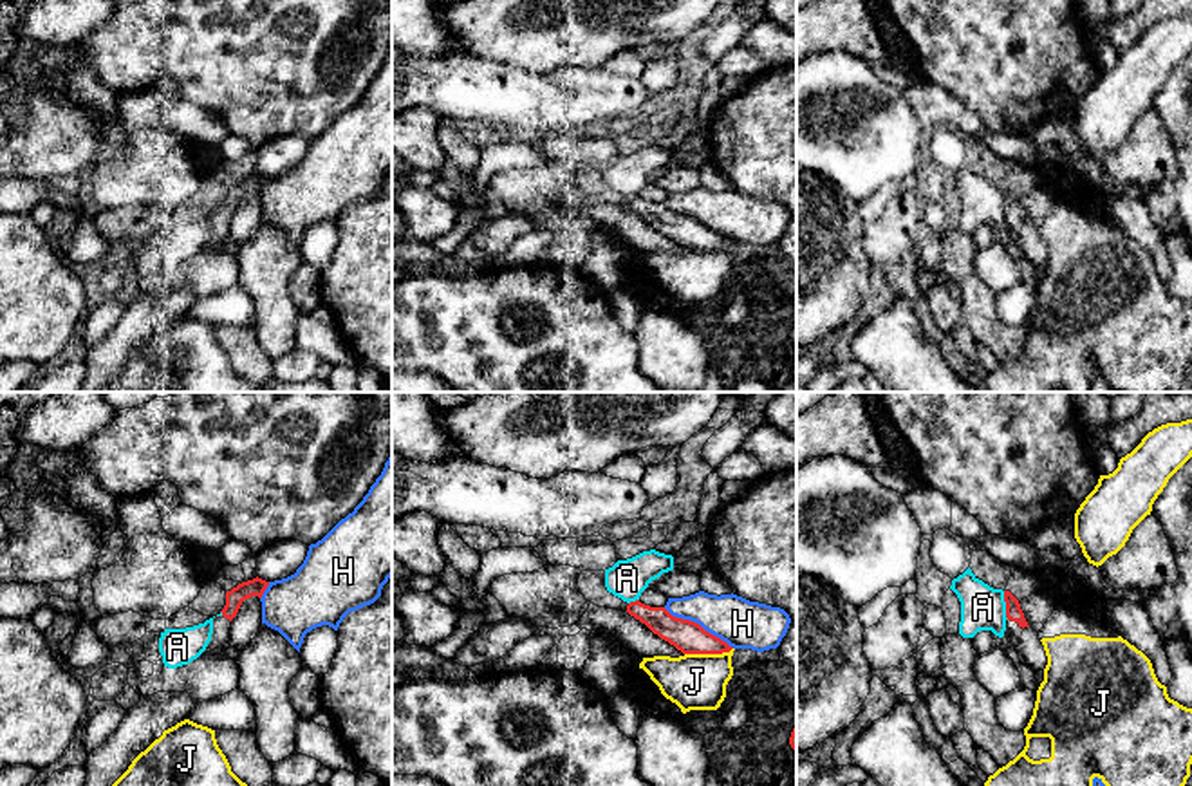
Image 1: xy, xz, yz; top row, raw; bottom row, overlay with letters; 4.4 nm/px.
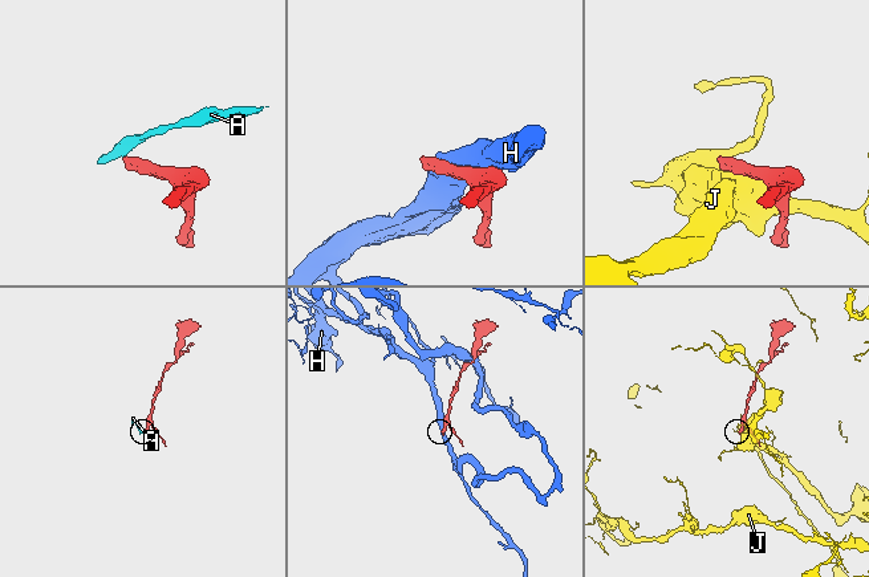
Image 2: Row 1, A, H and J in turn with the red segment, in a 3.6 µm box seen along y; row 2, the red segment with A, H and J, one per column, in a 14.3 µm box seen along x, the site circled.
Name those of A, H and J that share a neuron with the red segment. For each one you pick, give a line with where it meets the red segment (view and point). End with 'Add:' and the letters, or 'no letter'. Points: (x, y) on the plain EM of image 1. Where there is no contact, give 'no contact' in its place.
Add: no letter

